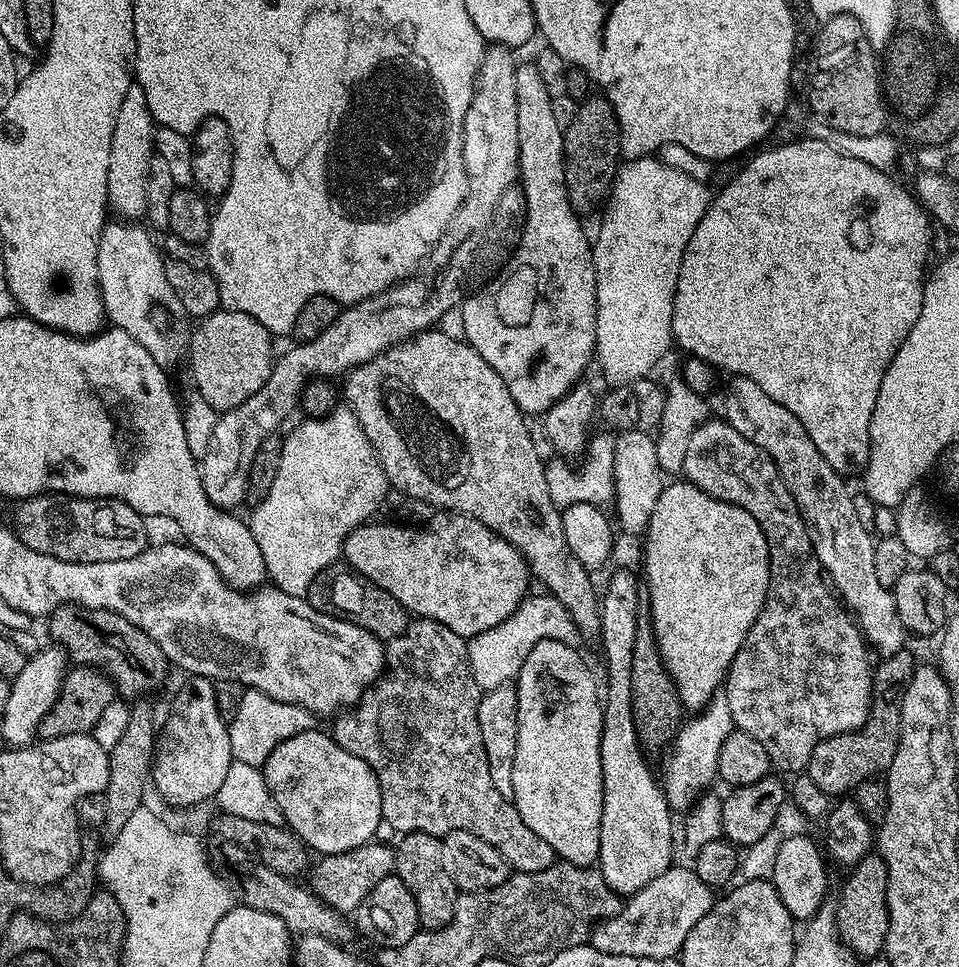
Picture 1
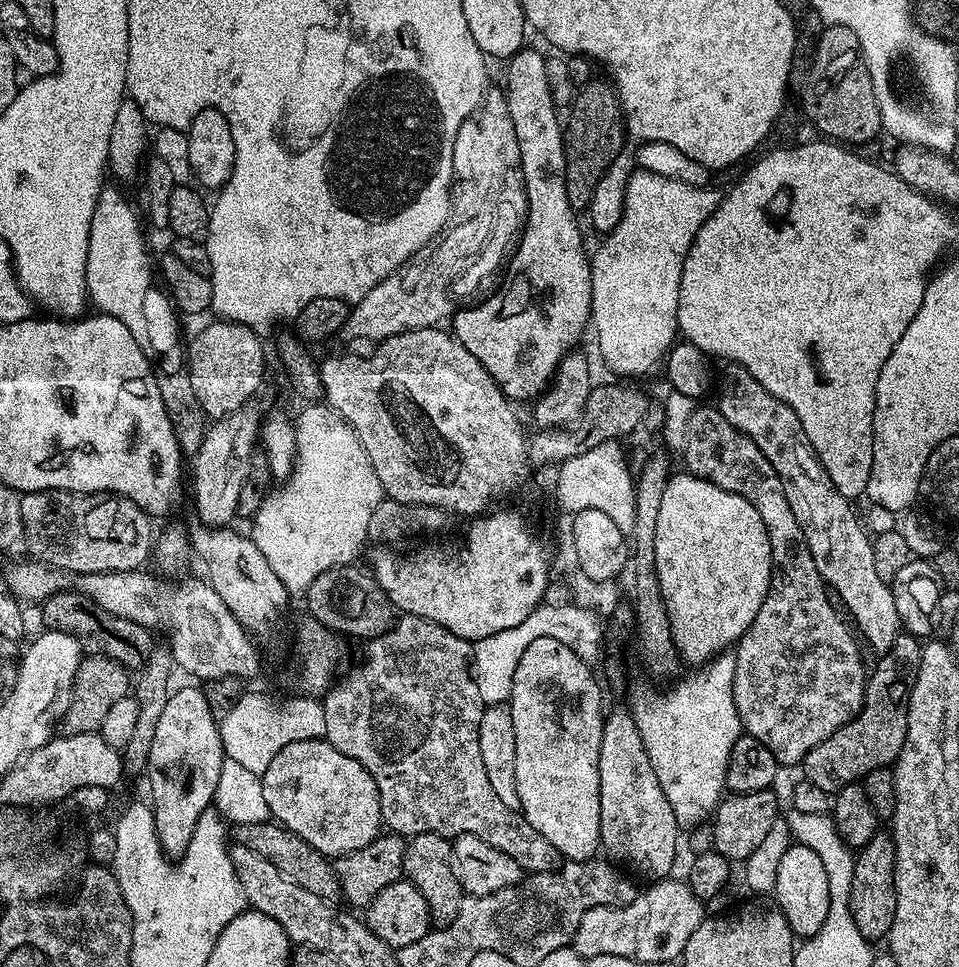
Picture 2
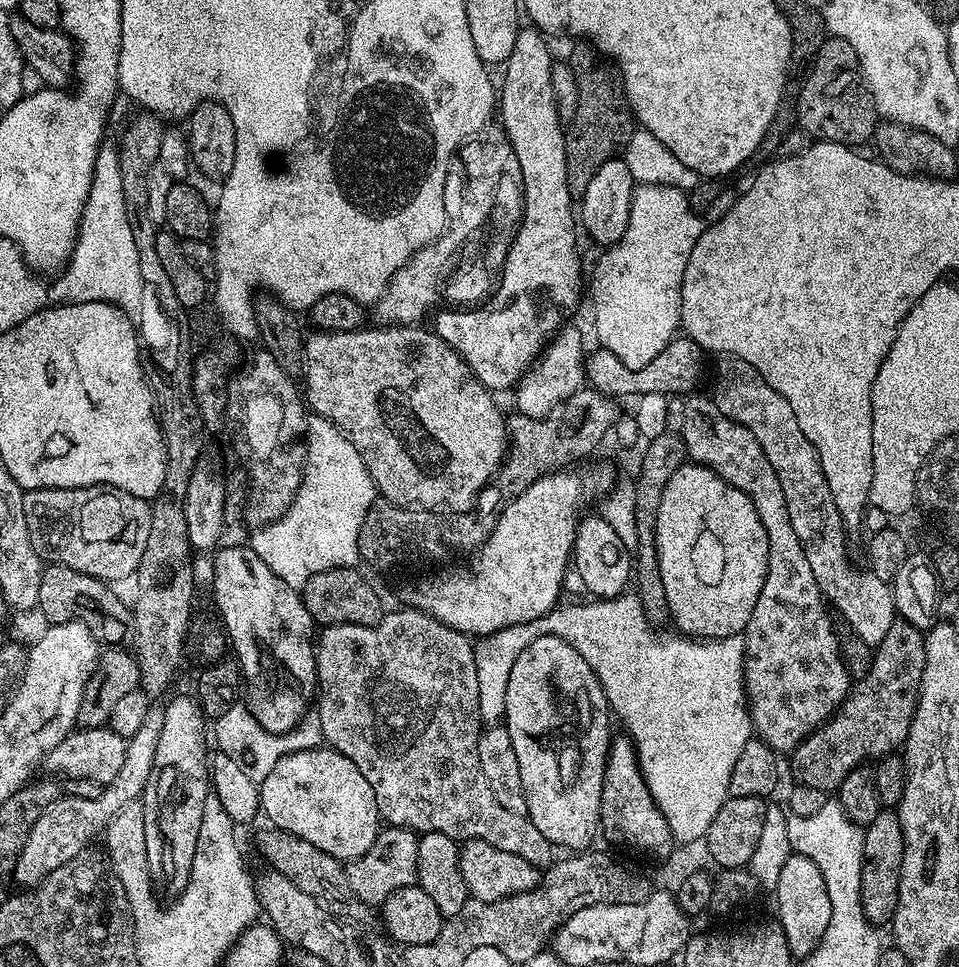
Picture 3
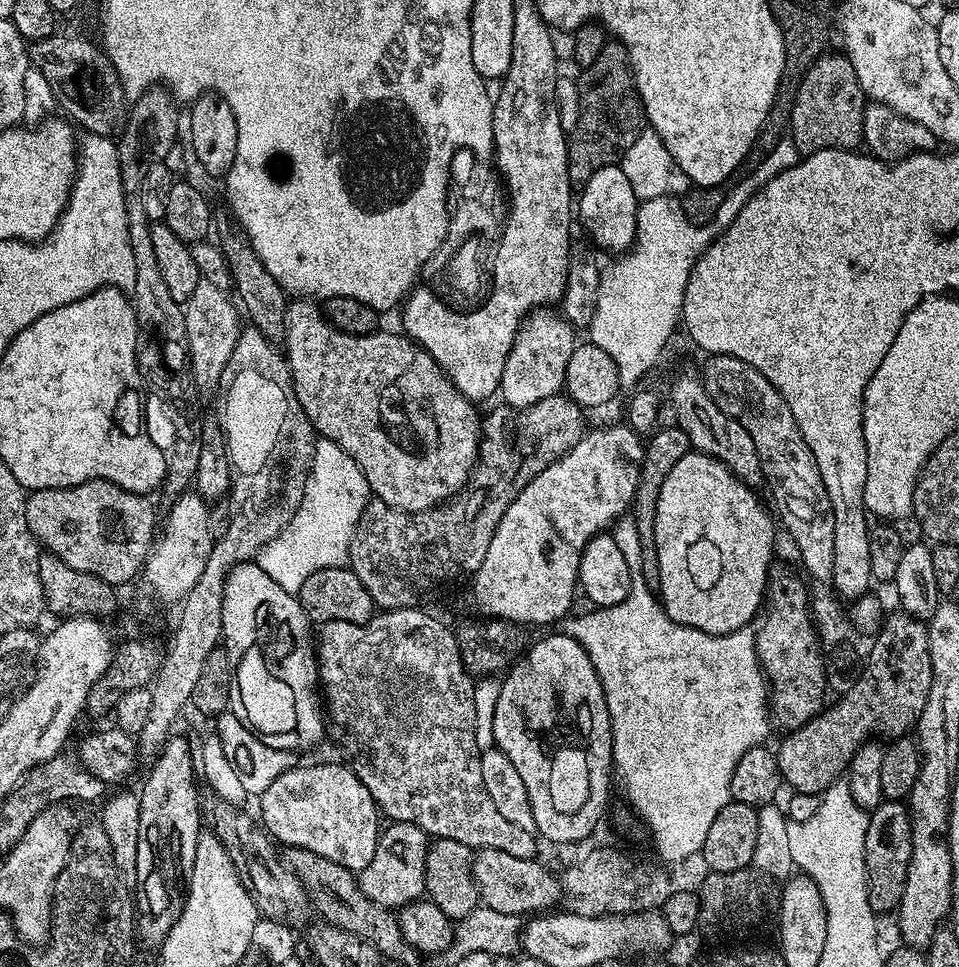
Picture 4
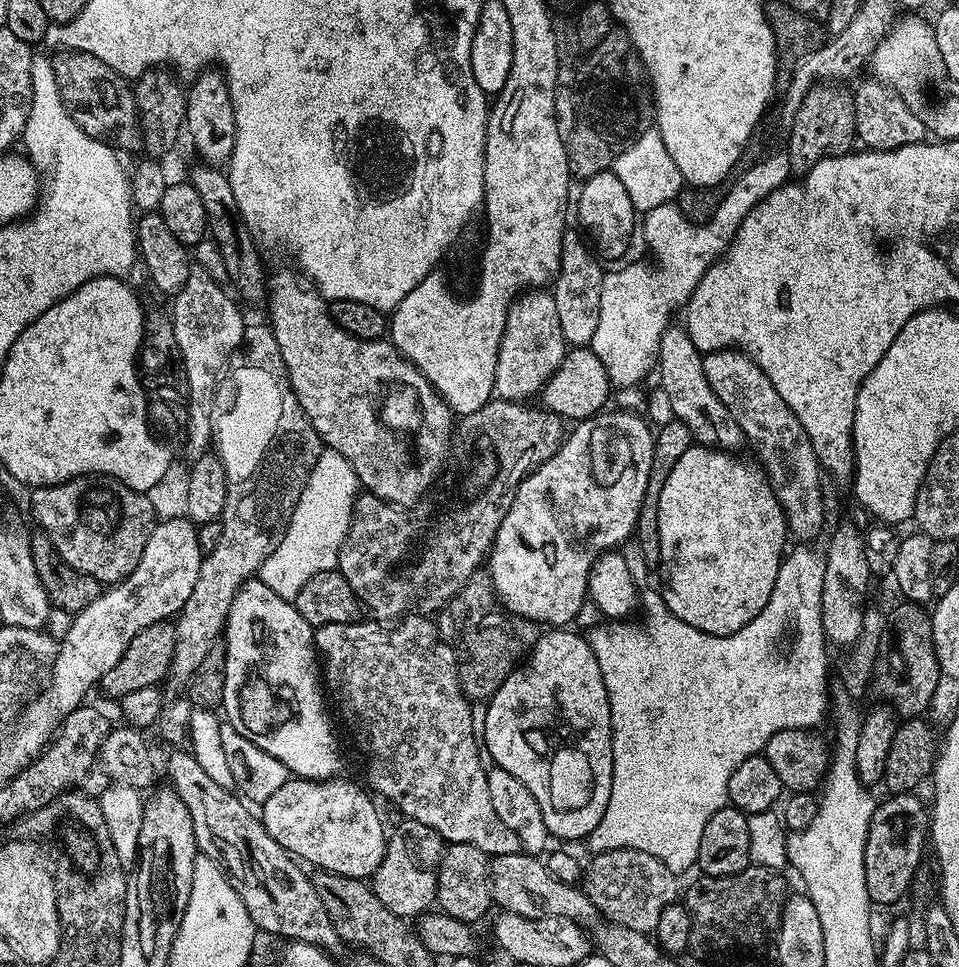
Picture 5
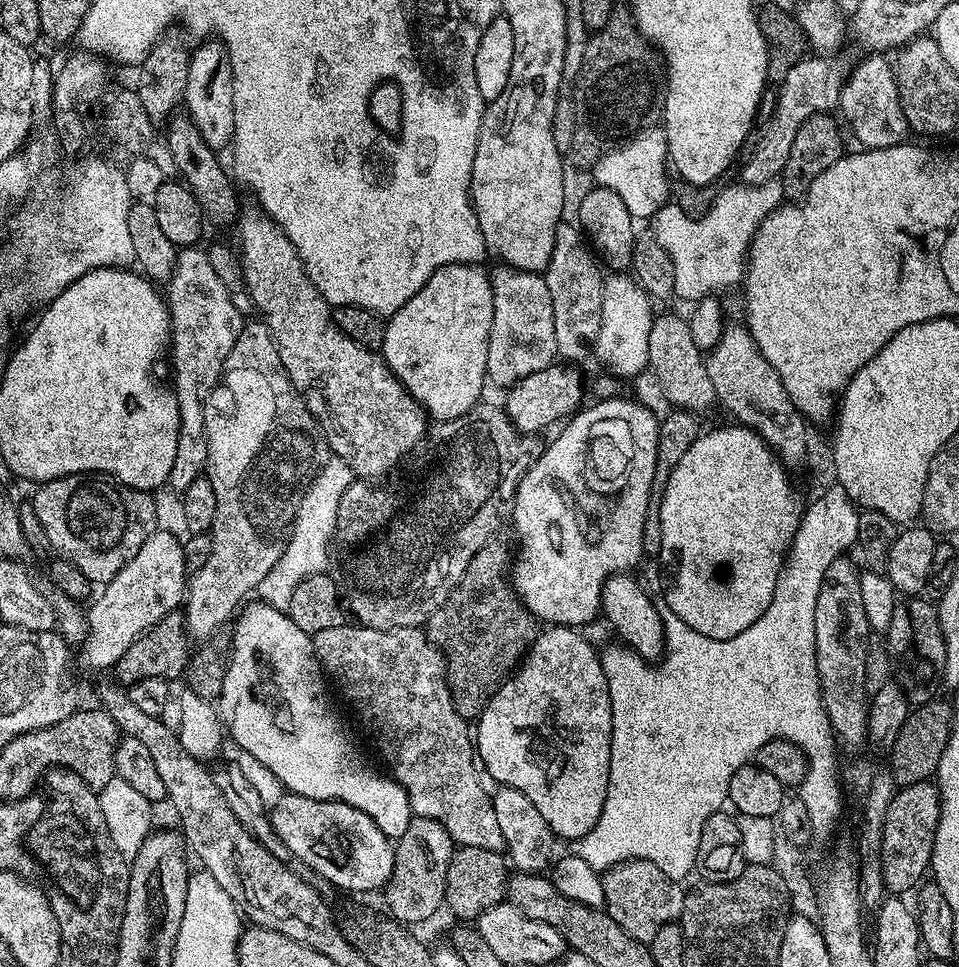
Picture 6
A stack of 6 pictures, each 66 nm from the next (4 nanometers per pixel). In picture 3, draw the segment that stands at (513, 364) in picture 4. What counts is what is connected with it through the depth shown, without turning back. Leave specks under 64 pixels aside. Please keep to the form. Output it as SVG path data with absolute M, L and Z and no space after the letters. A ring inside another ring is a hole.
M561 327L552 339L544 345L535 364L520 377L520 383L514 389L516 395L515 411L521 416L529 416L535 420L548 416L574 393L585 387L584 336L576 328Z

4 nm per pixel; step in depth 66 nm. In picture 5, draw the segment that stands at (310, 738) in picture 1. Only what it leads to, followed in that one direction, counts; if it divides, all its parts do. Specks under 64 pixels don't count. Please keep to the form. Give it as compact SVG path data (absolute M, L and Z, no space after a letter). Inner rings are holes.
M288 779L262 804L262 819L270 838L293 857L309 860L326 872L367 881L384 857L386 827L380 821L377 801L367 791L340 779Z

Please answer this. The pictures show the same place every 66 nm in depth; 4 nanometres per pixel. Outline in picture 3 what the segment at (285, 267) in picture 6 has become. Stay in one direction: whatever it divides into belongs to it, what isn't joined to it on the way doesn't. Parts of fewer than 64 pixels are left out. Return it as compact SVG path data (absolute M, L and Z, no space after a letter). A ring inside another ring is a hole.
M424 326L375 327L359 332L316 330L305 339L302 392L307 407L348 437L384 500L468 510L472 492L490 482L488 471L496 468L498 453L504 448L504 428L498 427L504 414L501 406L492 401L493 393L477 382L468 363L435 331L427 332Z

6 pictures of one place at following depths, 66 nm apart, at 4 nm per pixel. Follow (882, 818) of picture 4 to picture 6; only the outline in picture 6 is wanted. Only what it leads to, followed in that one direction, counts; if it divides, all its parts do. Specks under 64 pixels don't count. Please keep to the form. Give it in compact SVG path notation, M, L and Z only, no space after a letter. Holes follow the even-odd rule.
M925 782L923 784L906 784L897 787L894 798L890 802L890 810L886 810L886 818L882 822L882 850L880 851L880 869L882 870L882 878L884 879L884 887L889 893L904 894L909 890L915 889L917 885L925 879L926 873L929 871L932 862L932 851L934 850L934 834L938 830L938 818L940 817L940 789L936 787L935 783Z

